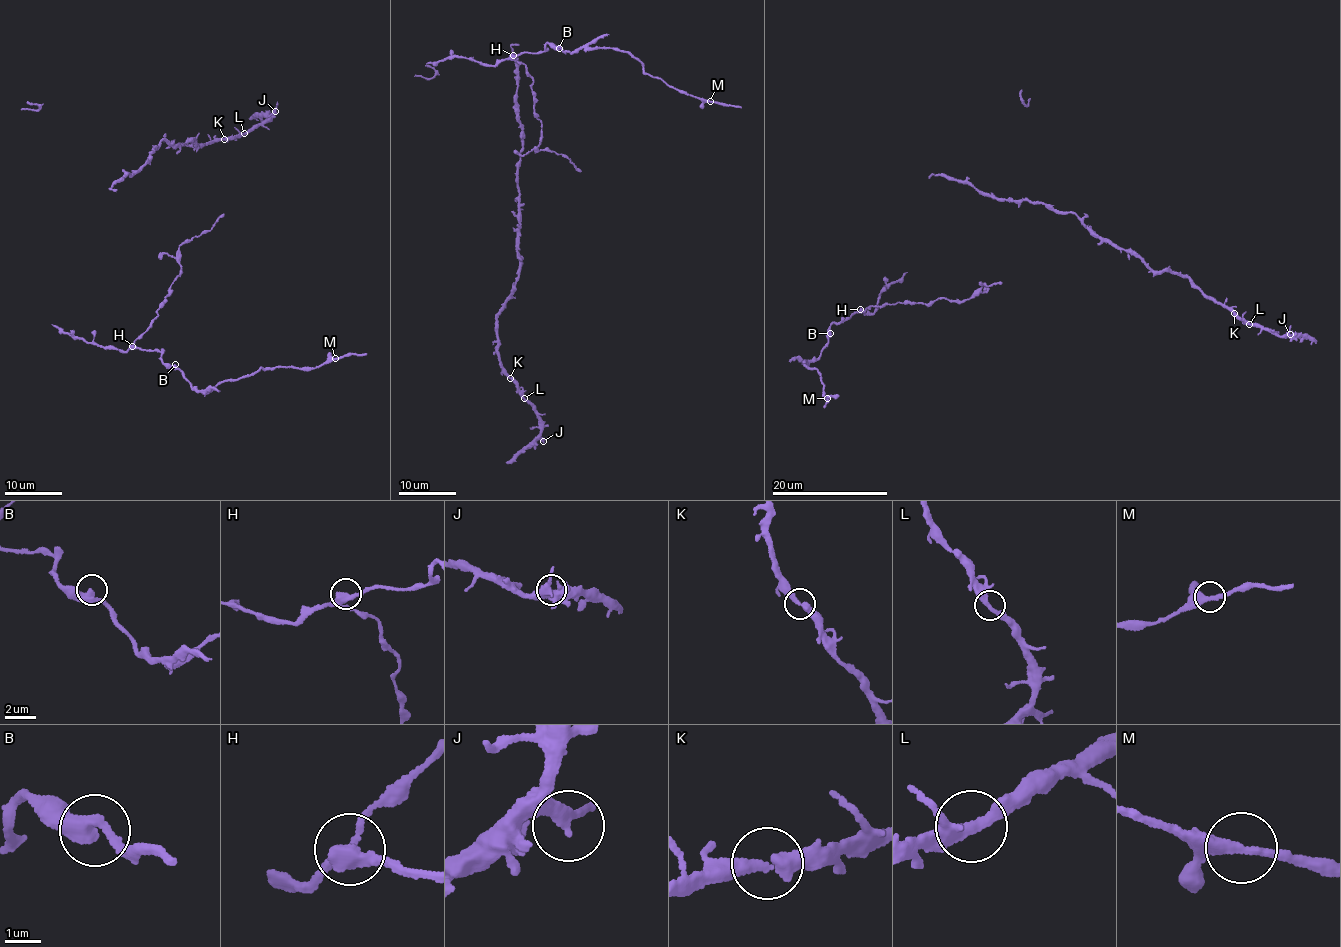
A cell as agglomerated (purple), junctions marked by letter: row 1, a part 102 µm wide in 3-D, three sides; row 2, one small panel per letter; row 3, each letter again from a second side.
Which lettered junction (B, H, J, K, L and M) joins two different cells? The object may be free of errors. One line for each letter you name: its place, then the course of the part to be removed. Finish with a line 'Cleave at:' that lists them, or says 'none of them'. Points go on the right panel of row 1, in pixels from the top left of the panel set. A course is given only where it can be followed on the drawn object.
Cleave at: none of them

